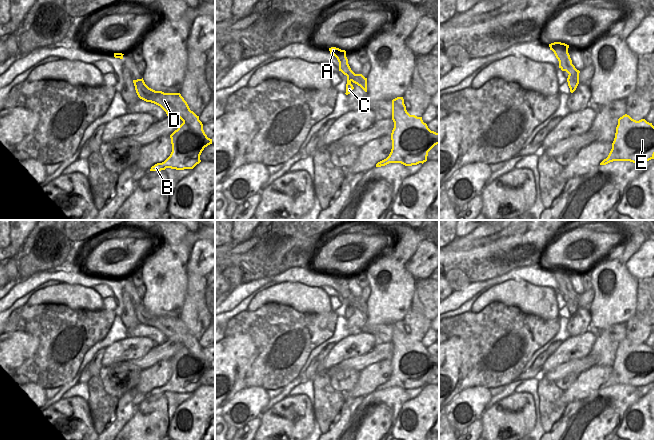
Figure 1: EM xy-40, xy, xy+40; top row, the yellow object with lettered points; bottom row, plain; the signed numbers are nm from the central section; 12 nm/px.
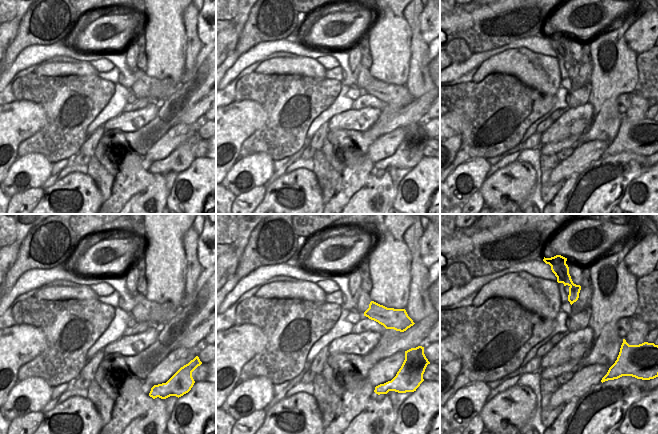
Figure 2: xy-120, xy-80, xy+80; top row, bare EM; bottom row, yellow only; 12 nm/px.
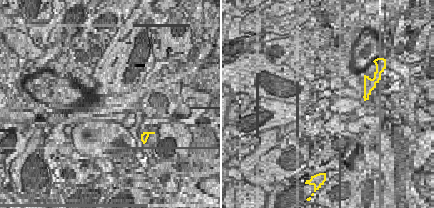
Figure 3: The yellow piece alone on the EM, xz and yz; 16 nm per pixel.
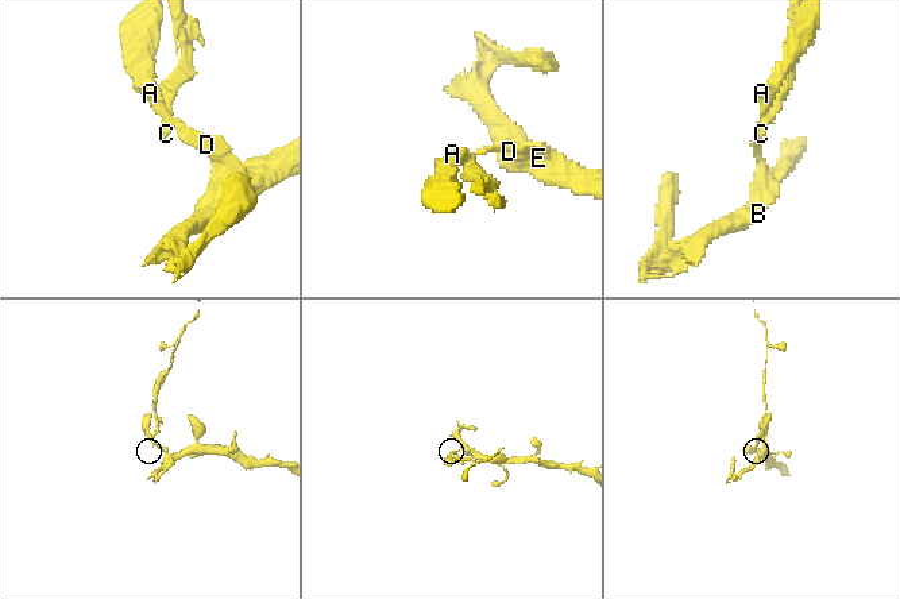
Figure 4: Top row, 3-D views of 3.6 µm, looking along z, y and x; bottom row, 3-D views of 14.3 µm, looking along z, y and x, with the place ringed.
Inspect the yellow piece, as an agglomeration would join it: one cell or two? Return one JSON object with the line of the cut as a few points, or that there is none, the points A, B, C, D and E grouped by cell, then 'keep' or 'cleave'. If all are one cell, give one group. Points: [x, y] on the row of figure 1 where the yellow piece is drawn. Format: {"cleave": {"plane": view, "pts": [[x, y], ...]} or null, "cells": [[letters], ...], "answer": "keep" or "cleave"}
{"cleave": {"plane": "xy+40", "pts": [[569, 73], [578, 74]]}, "cells": [["A", "B", "D", "E"], ["C"]], "answer": "cleave"}

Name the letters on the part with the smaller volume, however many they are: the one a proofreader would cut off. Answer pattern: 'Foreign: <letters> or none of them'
Foreign: C.

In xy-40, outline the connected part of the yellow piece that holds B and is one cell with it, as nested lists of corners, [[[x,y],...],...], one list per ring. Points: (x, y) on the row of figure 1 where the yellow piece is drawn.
[[[143,78],[133,80],[138,97],[160,106],[169,117],[180,118],[183,123],[171,135],[172,152],[162,163],[151,167],[150,171],[166,168],[193,169],[201,162],[200,155],[205,147],[212,144],[203,130],[203,124],[180,93],[164,93],[149,88]]]

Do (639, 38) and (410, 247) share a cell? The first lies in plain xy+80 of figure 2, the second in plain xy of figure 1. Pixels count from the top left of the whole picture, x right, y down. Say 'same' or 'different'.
different

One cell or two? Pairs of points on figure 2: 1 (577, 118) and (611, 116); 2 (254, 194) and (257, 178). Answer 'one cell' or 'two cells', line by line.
1: two cells
2: two cells

